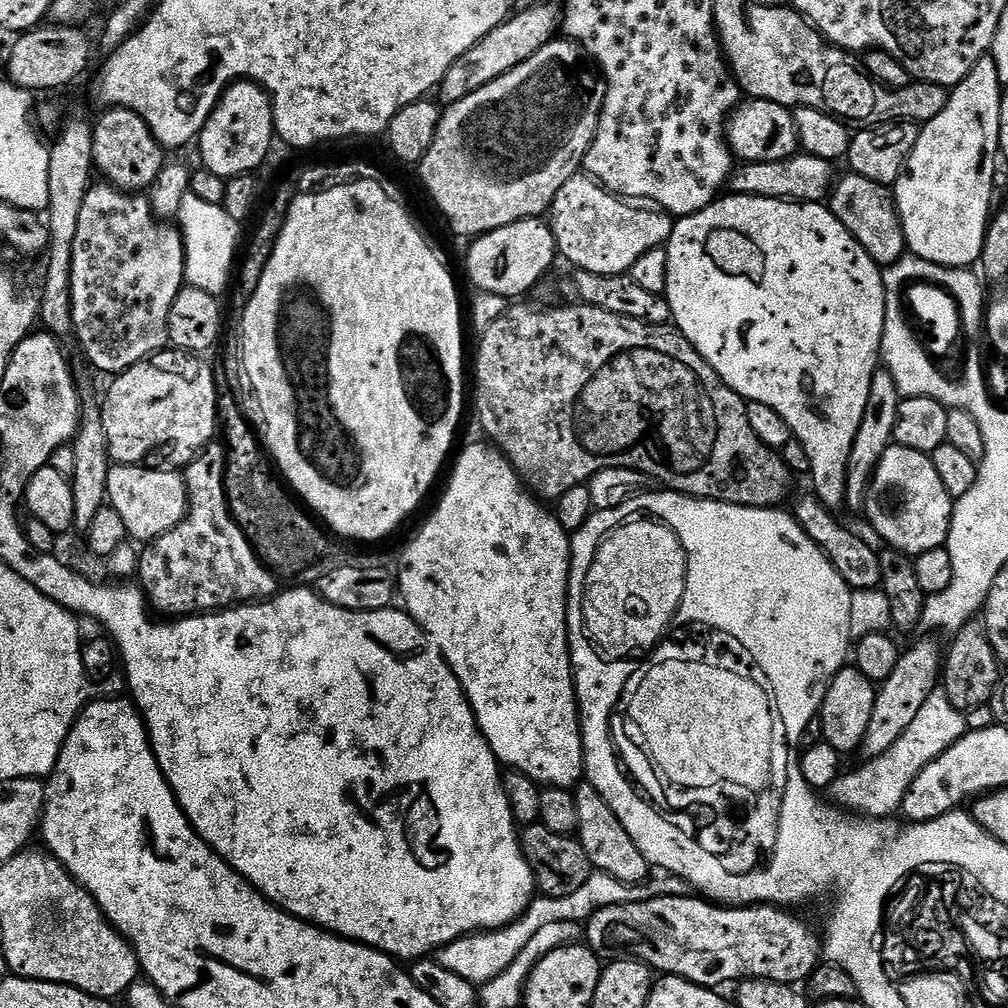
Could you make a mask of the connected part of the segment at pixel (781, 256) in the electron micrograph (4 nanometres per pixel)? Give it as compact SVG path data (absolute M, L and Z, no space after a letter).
M739 194L725 195L693 216L679 217L672 225L672 237L668 239L666 247L666 295L675 327L696 348L696 353L719 374L721 380L739 396L743 396L745 401L762 402L762 406L770 406L770 410L778 410L778 414L786 418L786 426L790 426L795 443L800 443L800 448L808 459L808 468L812 471L812 488L816 491L813 492L815 499L830 510L842 507L848 496L848 463L854 459L854 434L858 434L858 426L862 426L862 414L866 414L866 398L870 398L870 382L882 360L880 343L884 333L886 298L881 265L875 264L870 254L862 250L850 230L846 230L846 226L838 222L831 207L823 203L801 204L791 200L771 200Z

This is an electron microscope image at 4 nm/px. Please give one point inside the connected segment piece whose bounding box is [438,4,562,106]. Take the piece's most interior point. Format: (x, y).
(521, 36)

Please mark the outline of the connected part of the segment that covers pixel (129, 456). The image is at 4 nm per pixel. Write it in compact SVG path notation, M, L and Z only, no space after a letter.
M161 350L155 356L130 366L119 373L102 399L100 417L106 436L109 461L116 464L143 465L151 452L165 452L169 465L186 466L213 443L218 432L216 414L216 387L214 386L213 365L203 364L203 359L193 358L179 350Z

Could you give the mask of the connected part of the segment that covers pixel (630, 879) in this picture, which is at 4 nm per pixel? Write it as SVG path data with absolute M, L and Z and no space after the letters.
M587 782L577 784L574 795L578 806L578 826L575 835L582 850L586 850L586 858L590 858L593 869L618 878L618 882L644 884L650 871L648 859L642 854L642 850L638 850L634 838L626 834L622 822L618 822L618 814L610 810L610 806L598 794L593 784Z

